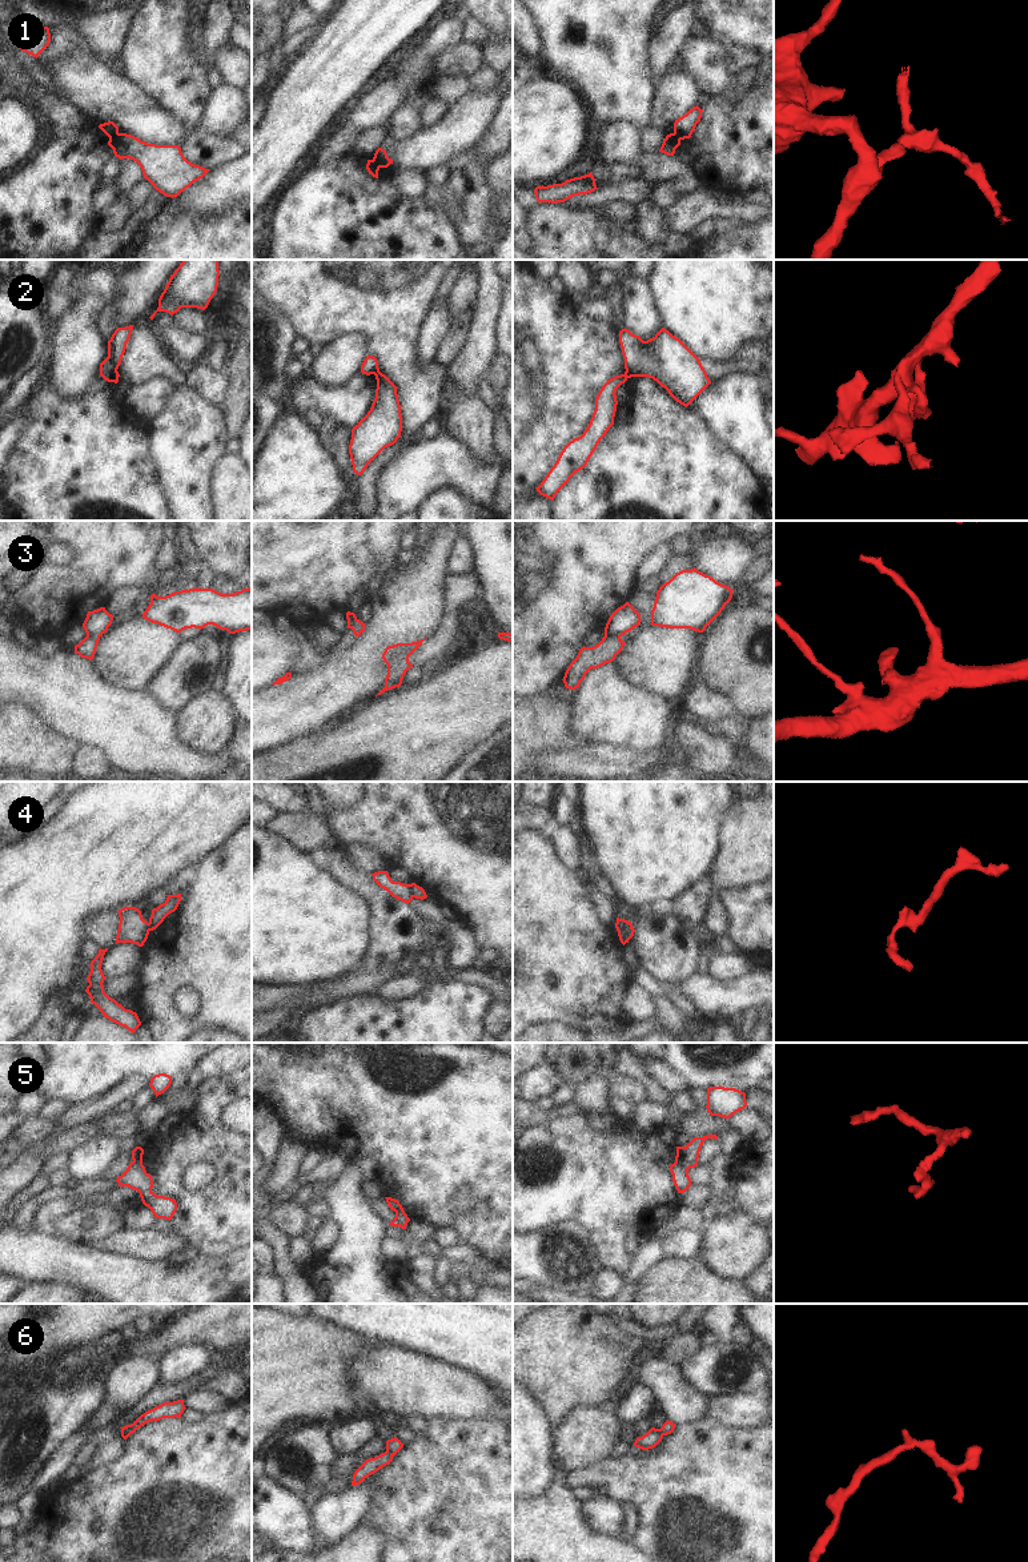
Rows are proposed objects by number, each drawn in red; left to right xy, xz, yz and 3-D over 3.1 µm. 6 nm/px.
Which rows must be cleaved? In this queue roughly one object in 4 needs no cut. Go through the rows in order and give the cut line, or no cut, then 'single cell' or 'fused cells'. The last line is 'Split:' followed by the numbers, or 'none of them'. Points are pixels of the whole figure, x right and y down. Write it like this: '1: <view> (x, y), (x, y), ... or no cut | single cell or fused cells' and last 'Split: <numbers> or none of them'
1: xz (373, 159), (382, 167) | fused cells
2: xy (107, 357), (115, 365), (119, 376) | fused cells
3: yz (605, 633), (621, 635) | fused cells
4: xz (409, 884), (409, 892), (413, 896) | fused cells
5: yz (675, 1161), (687, 1169) | fused cells
6: yz (661, 1428), (663, 1434) | fused cells
Split: 1, 2, 3, 4, 5, 6

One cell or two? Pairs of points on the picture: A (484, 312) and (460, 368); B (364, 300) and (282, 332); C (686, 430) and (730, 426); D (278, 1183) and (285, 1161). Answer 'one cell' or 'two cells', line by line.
A: one cell
B: two cells
C: two cells
D: one cell

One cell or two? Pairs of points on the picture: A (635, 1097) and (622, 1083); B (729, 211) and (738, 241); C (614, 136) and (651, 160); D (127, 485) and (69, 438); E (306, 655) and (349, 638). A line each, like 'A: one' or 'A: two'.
A: one
B: two
C: one
D: one
E: one

